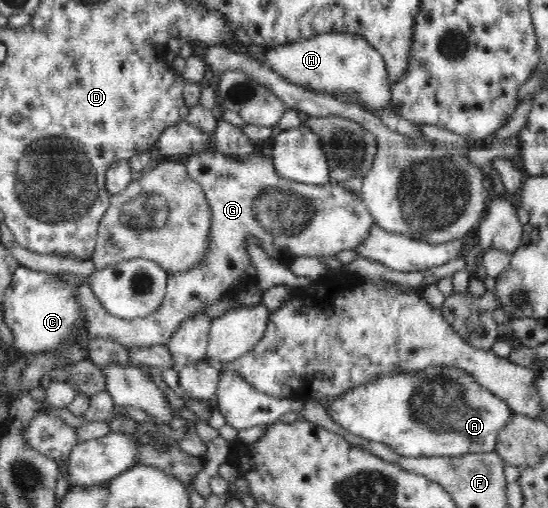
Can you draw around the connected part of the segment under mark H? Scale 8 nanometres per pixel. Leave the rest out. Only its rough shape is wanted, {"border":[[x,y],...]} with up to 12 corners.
{"border":[[320,33],[262,57],[302,89],[394,112],[385,61],[360,35]]}

